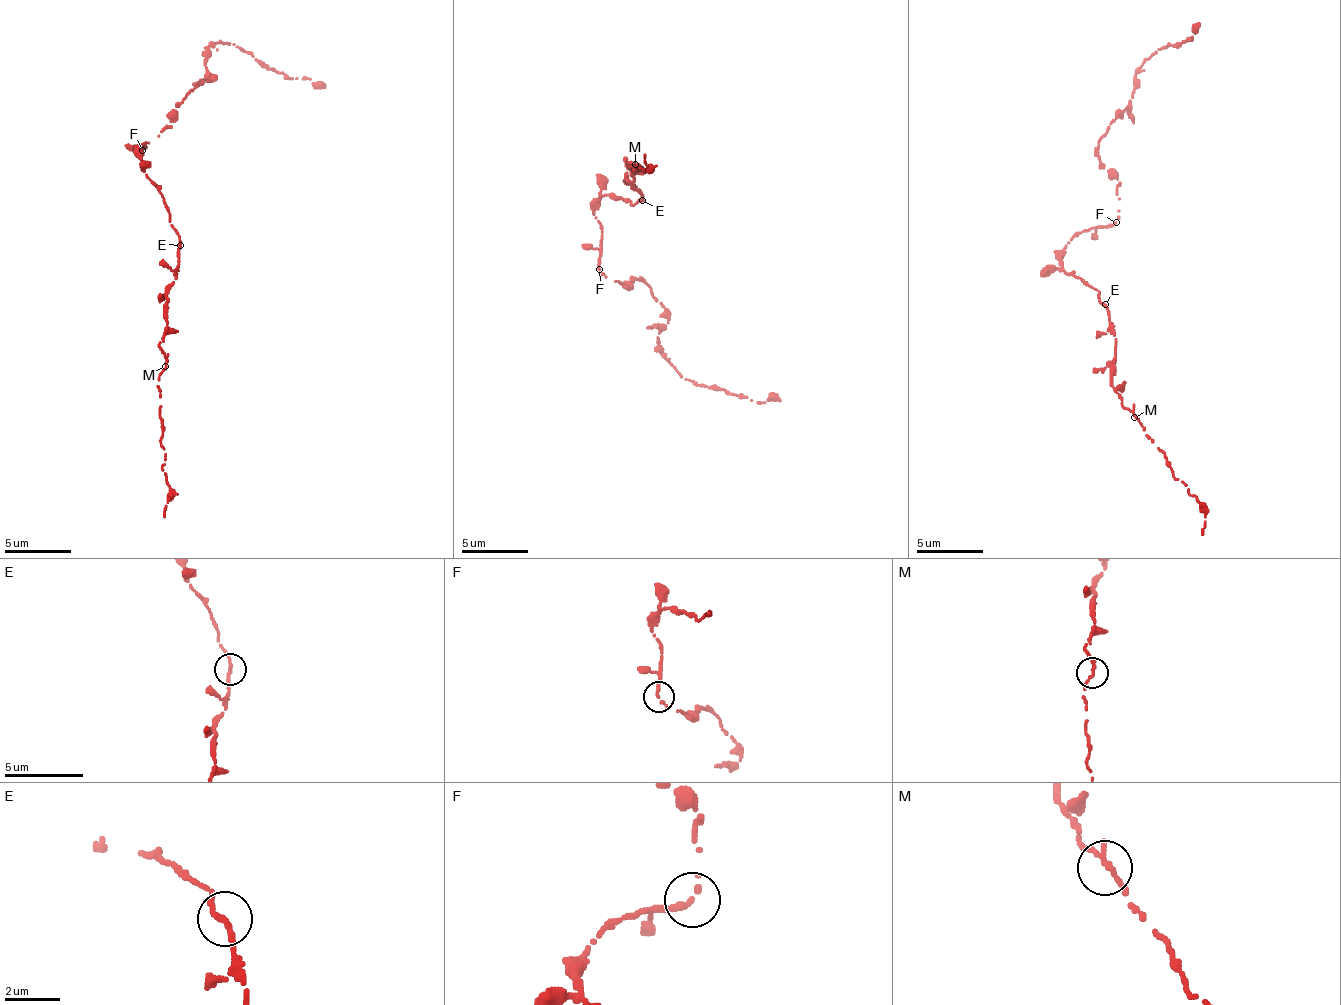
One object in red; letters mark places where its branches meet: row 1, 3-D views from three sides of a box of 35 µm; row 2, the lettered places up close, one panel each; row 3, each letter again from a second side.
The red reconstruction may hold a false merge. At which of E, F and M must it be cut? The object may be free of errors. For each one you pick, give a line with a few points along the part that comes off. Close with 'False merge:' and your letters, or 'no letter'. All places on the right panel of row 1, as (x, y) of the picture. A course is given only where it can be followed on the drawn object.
False merge: no letter

